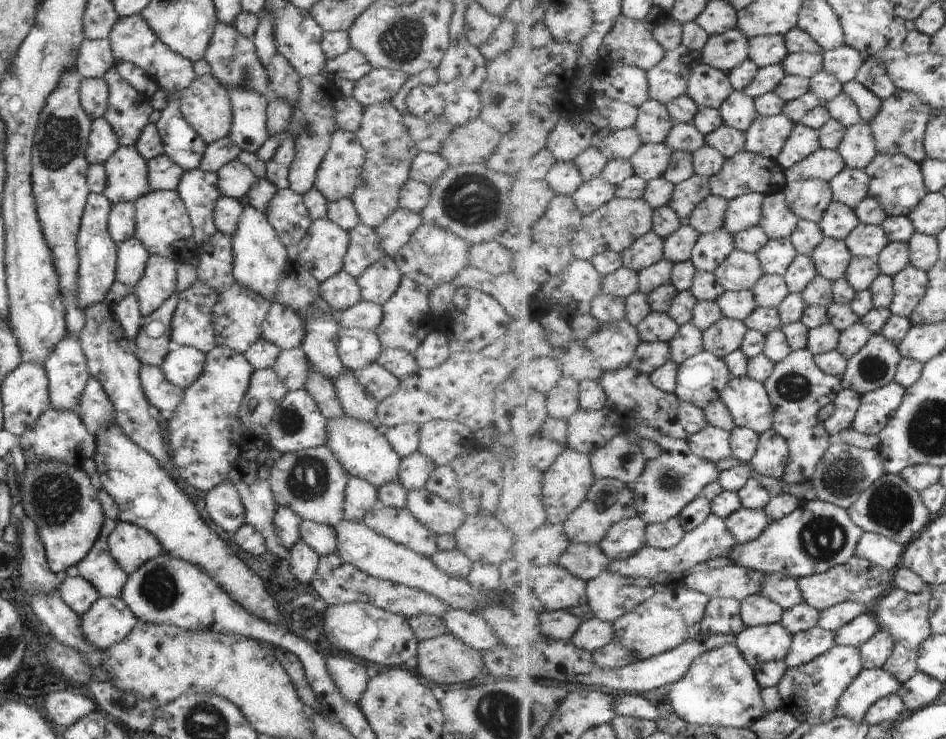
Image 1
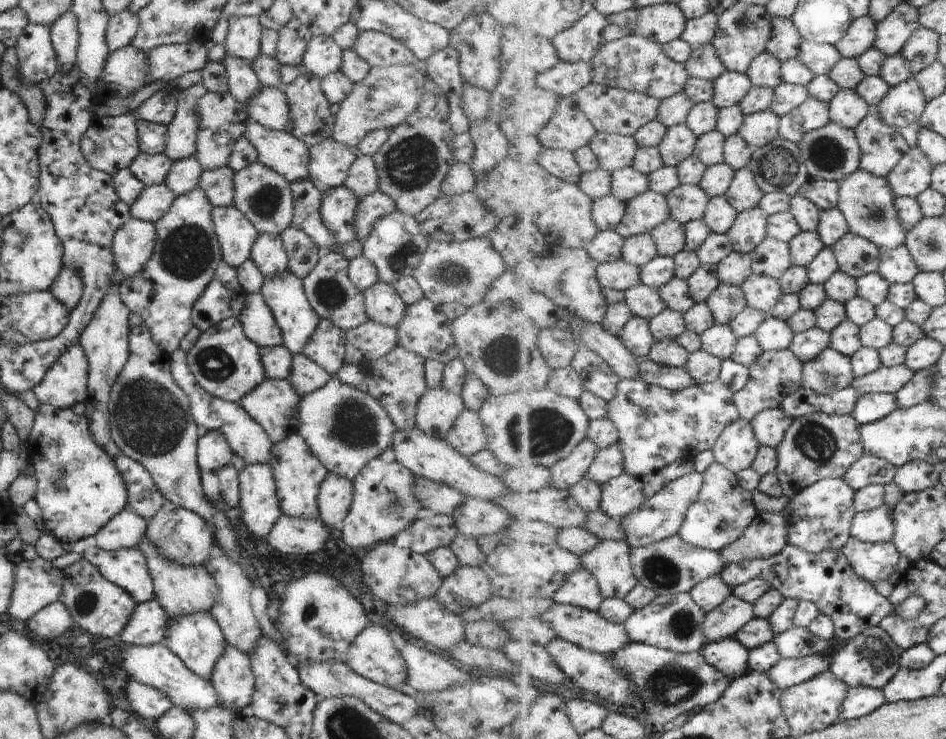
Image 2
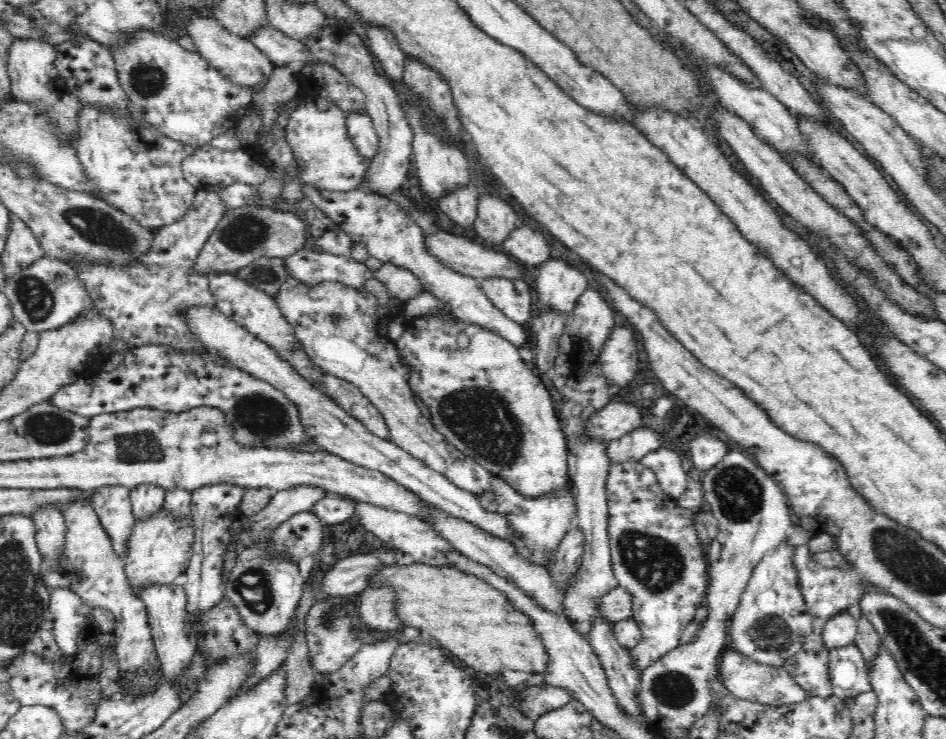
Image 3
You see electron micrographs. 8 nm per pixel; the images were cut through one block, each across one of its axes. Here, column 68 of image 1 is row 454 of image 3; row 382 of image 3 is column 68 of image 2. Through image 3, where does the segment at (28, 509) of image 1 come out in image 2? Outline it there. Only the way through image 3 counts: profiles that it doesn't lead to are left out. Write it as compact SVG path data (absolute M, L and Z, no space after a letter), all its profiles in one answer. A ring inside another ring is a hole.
M39 404L25 447L37 480L33 500L41 510L39 527L61 543L94 536L113 516L128 508L123 480L111 458L91 440L83 416Z

